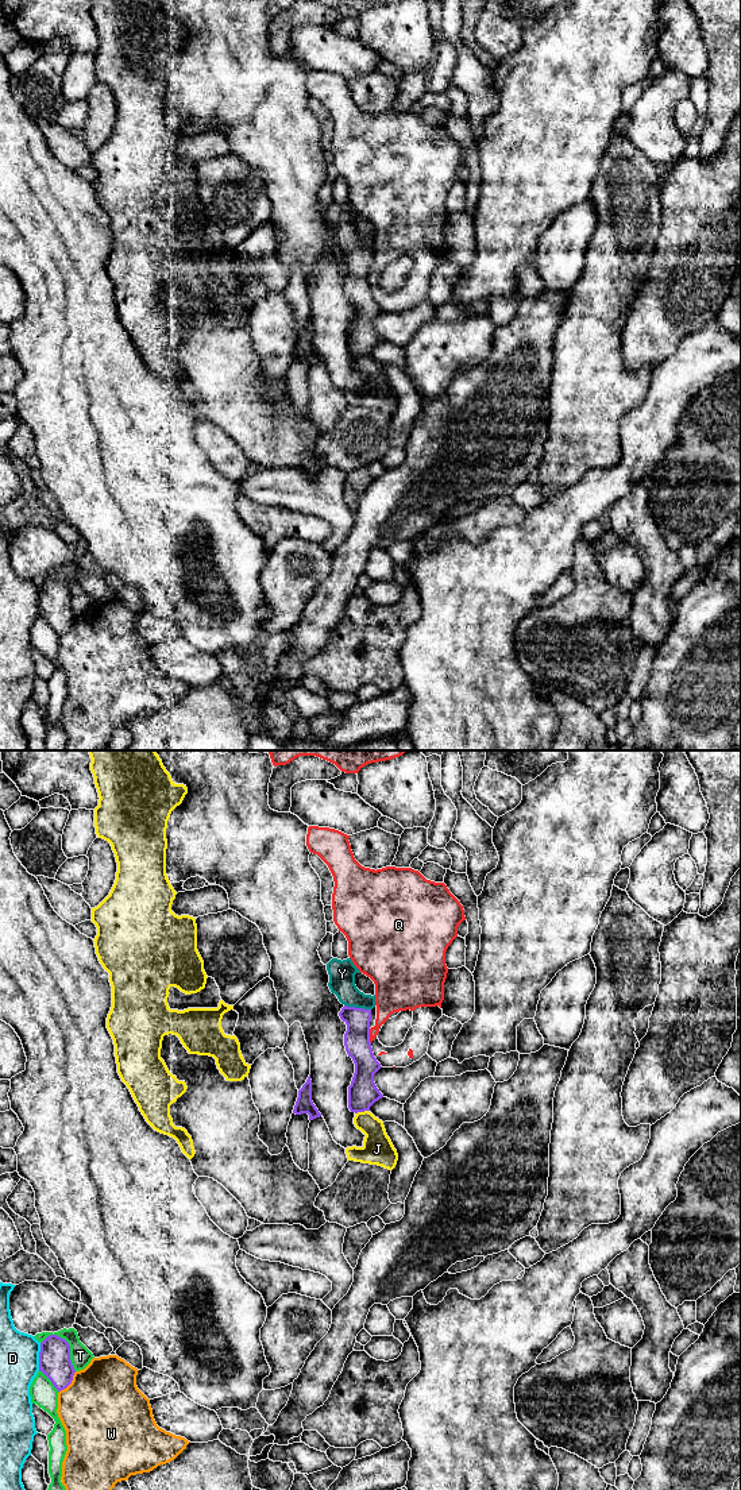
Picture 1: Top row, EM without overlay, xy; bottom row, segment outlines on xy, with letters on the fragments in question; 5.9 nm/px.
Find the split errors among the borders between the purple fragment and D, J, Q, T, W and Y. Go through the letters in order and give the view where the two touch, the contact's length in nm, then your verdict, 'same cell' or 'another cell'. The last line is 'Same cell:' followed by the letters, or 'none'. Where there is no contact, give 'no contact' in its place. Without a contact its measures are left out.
D: contact in xy; length 170 nm; another cell
J: contact in xy; length 80 nm; another cell
Q: contact in xy; length 90 nm; another cell
T: contact in xy; length 280 nm; another cell
W: contact in xy; length 160 nm; another cell
Y: contact in xy; length 160 nm; same cell
Same cell: Y

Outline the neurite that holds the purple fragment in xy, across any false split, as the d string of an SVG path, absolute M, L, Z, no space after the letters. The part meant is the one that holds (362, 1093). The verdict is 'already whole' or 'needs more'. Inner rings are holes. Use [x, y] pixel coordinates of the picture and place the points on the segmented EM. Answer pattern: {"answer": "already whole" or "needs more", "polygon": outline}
{"answer": "needs more", "polygon": "M332 958L327 964L328 987L344 1005L339 1012L347 1024L344 1046L355 1064L355 1073L348 1086L348 1108L351 1112L370 1111L370 1107L383 1097L374 1082L374 1074L382 1068L373 1053L370 1042L371 1010L375 995L364 995L355 985L355 974L360 973L351 958Z"}

